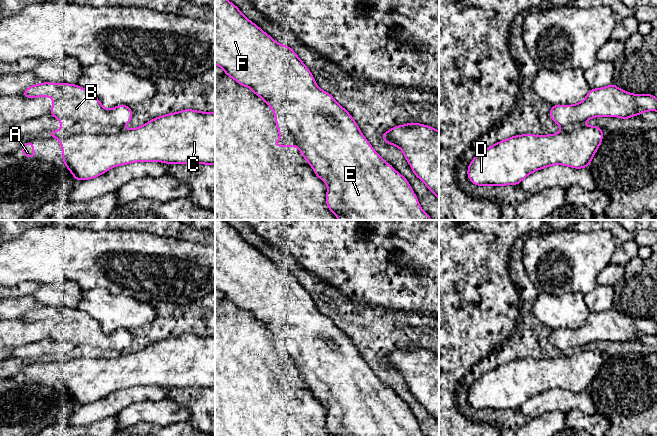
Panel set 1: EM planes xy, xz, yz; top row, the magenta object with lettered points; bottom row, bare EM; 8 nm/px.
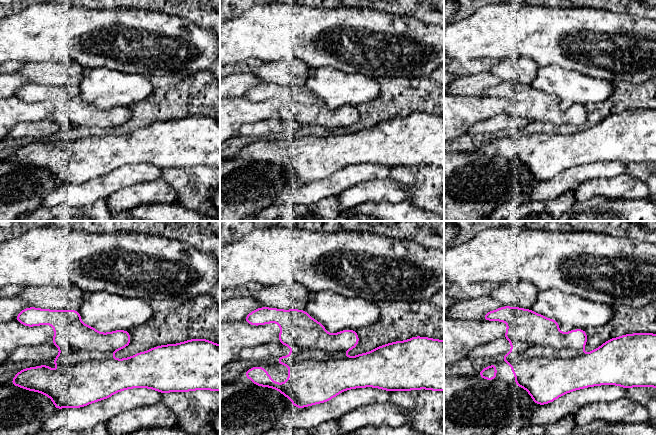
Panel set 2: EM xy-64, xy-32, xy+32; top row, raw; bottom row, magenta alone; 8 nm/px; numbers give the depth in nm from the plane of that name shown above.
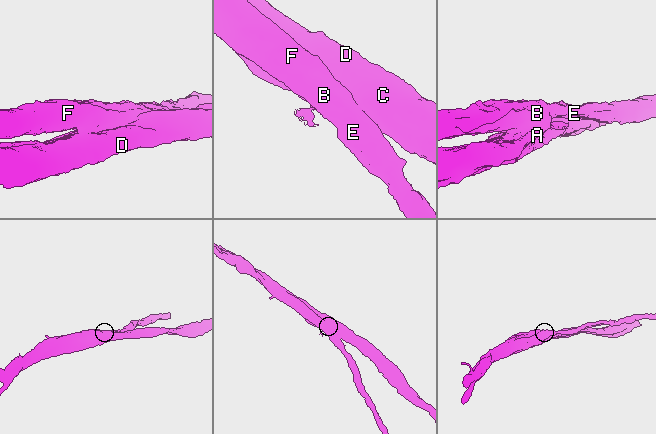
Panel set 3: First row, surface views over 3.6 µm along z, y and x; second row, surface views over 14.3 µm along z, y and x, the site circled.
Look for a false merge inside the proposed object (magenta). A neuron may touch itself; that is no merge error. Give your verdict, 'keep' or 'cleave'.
cleave

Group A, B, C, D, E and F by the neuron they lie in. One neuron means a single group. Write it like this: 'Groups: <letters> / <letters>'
Groups: A C D / B E F

